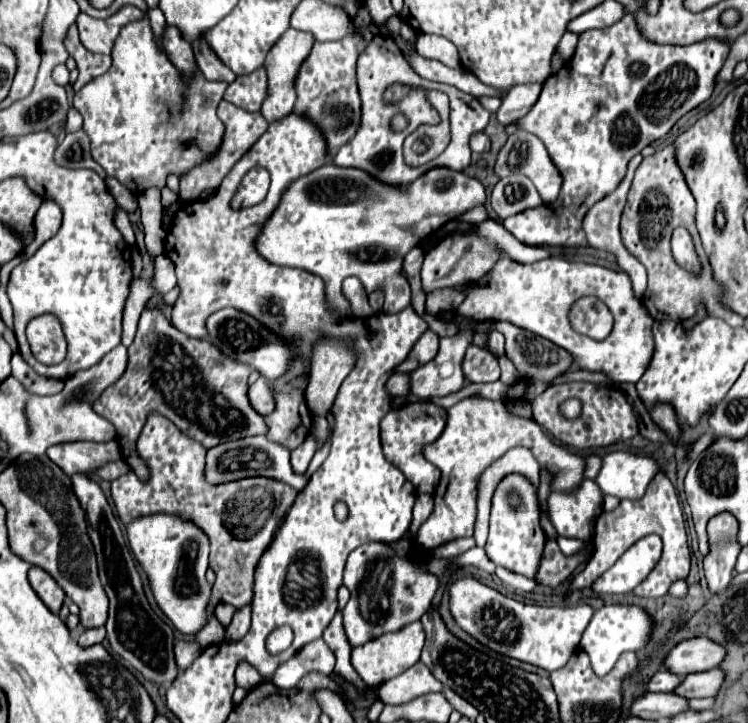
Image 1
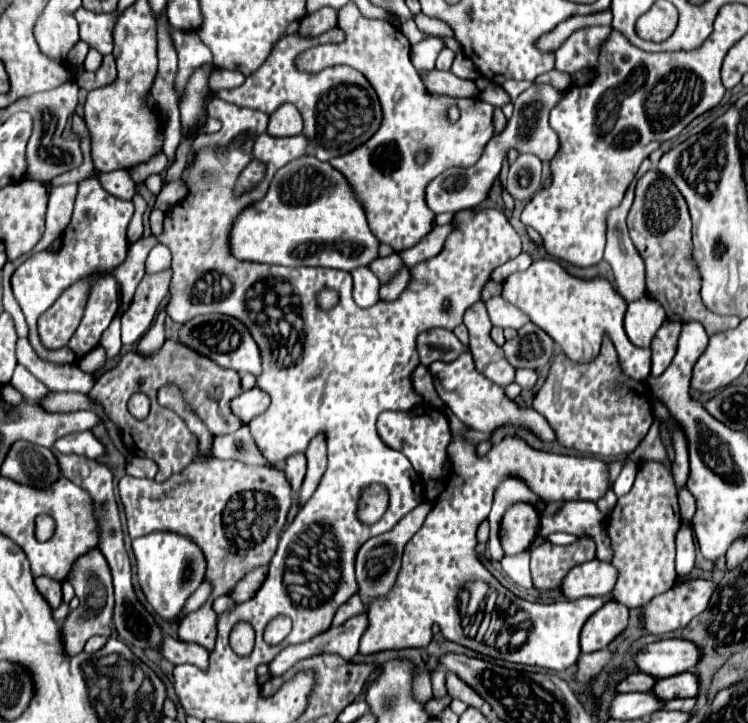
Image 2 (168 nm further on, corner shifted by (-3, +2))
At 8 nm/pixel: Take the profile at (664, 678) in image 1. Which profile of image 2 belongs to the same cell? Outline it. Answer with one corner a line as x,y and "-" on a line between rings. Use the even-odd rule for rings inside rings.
632,673
616,685
616,693
634,693
634,691
644,691
646,693
654,687
654,681
656,679
646,675
646,673

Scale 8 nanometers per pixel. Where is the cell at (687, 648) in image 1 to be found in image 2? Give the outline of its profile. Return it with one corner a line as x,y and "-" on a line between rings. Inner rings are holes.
664,639
644,645
634,655
634,661
642,673
662,679
690,671
696,665
698,657
700,649
694,643
682,639

